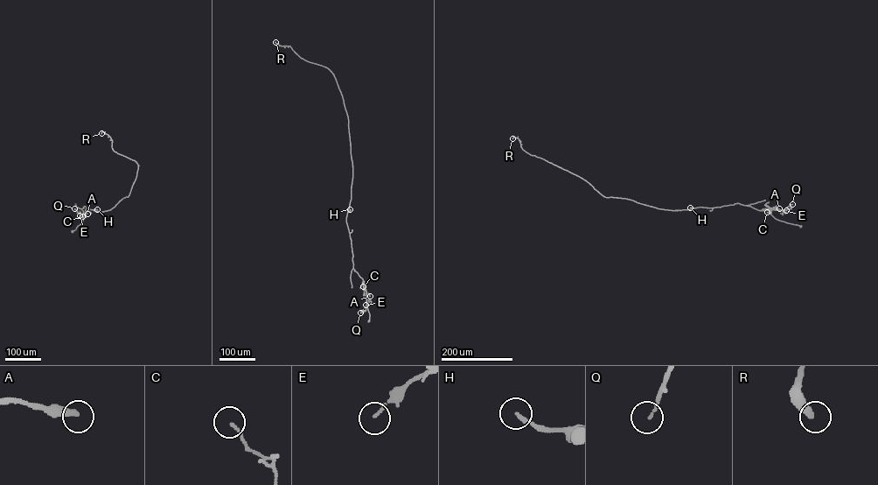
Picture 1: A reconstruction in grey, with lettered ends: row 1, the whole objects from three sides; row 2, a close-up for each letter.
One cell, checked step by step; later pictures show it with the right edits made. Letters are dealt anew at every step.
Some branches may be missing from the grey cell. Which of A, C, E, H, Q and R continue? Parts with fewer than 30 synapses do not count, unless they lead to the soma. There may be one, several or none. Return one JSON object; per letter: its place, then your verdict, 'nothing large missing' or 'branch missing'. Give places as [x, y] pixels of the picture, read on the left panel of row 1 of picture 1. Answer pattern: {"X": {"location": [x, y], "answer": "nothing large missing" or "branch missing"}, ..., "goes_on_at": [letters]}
{"A": {"location": [87, 214], "answer": "nothing large missing"}, "C": {"location": [82, 216], "answer": "nothing large missing"}, "E": {"location": [80, 215], "answer": "nothing large missing"}, "H": {"location": [97, 209], "answer": "nothing large missing"}, "Q": {"location": [74, 208], "answer": "nothing large missing"}, "R": {"location": [101, 133], "answer": "nothing large missing"}, "goes_on_at": []}

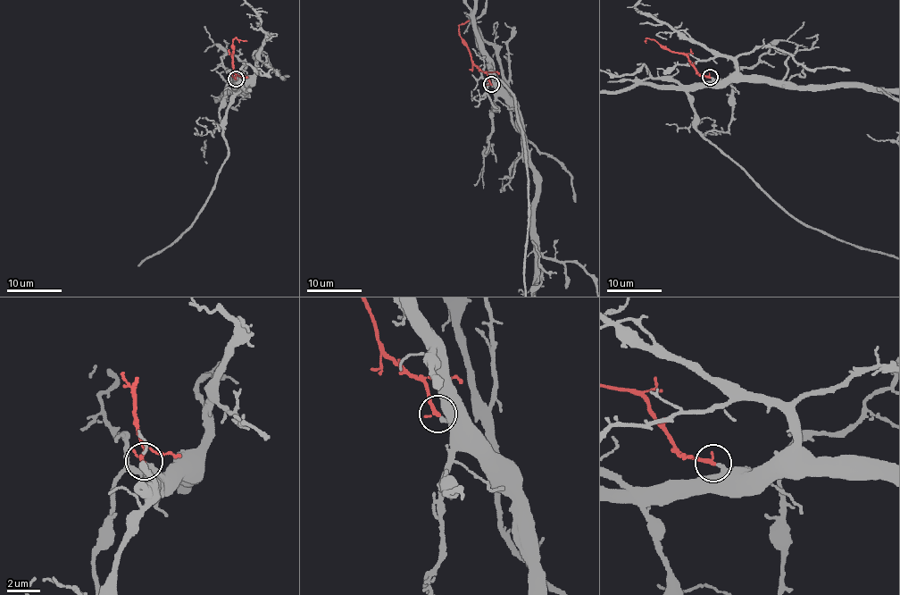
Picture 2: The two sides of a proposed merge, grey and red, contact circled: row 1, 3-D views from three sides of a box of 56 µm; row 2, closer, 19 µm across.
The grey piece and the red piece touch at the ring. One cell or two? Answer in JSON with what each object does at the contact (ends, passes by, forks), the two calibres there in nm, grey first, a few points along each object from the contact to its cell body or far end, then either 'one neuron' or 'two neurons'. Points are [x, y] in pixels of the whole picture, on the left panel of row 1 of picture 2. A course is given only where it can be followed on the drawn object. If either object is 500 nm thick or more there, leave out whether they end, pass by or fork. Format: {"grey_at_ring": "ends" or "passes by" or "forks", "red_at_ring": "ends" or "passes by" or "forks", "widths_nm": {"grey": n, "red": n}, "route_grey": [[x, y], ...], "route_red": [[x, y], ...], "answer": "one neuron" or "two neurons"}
{"grey_at_ring": "ends", "red_at_ring": "ends", "widths_nm": {"grey": 320, "red": 260}, "route_red": [[236, 79], [234, 39], [247, 40]], "answer": "one neuron"}

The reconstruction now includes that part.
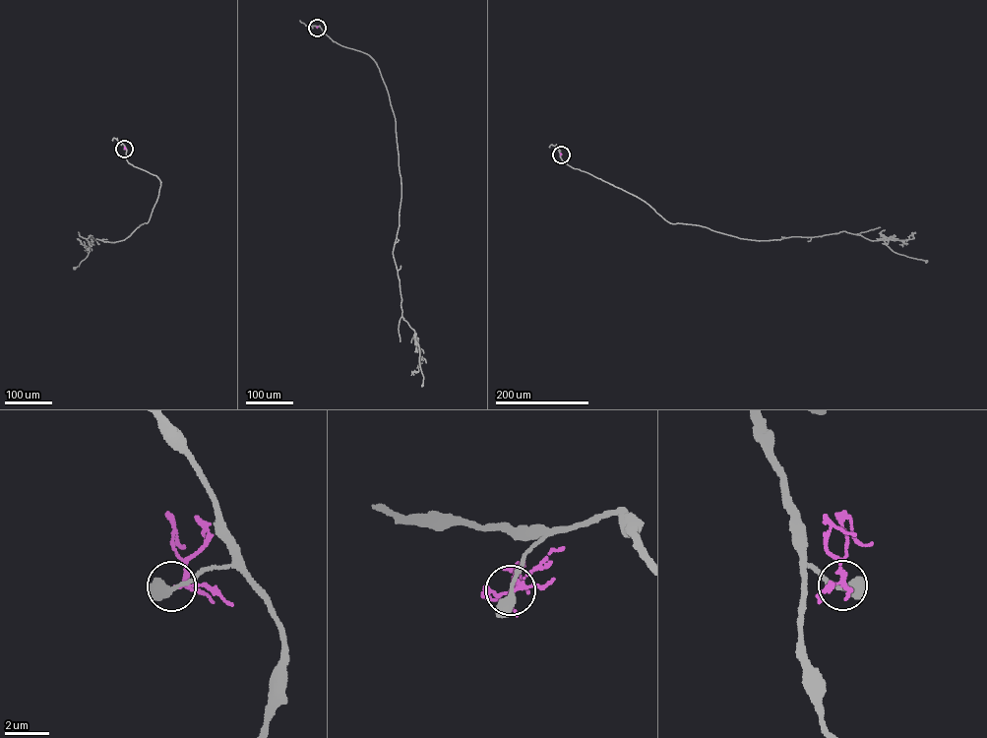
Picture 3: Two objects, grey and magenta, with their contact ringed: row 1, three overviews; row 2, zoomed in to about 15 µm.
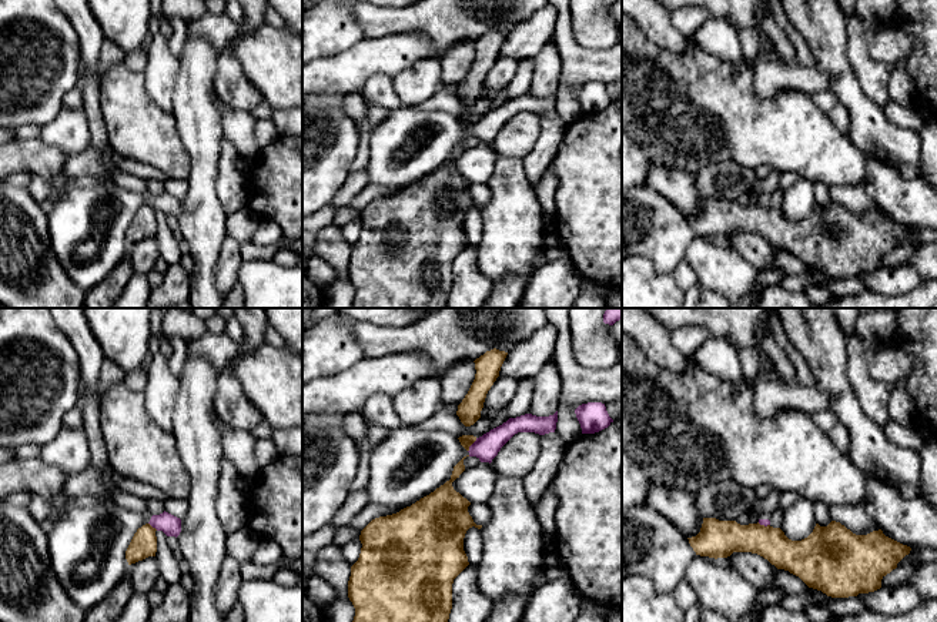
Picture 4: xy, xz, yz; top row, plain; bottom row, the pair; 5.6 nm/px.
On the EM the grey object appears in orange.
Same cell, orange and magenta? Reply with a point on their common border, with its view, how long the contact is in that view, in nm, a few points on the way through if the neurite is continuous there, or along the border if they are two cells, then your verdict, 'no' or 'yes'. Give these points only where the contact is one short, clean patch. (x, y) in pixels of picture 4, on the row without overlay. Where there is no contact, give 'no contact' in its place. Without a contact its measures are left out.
meets orange in xz at (471, 124); contact 90 nm long; border along xz (477, 119), (468, 131); no

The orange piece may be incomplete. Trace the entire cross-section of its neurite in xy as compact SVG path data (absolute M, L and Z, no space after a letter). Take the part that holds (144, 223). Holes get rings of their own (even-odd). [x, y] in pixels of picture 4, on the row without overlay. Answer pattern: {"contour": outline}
{"contour": "M150 204L143 205L134 214L127 231L126 240L128 245L143 241L148 237L155 237L157 233L157 217L155 208Z"}

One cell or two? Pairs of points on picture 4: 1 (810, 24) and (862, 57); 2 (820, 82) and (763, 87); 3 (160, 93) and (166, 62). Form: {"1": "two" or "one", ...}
{"1": "two", "2": "one", "3": "one"}

